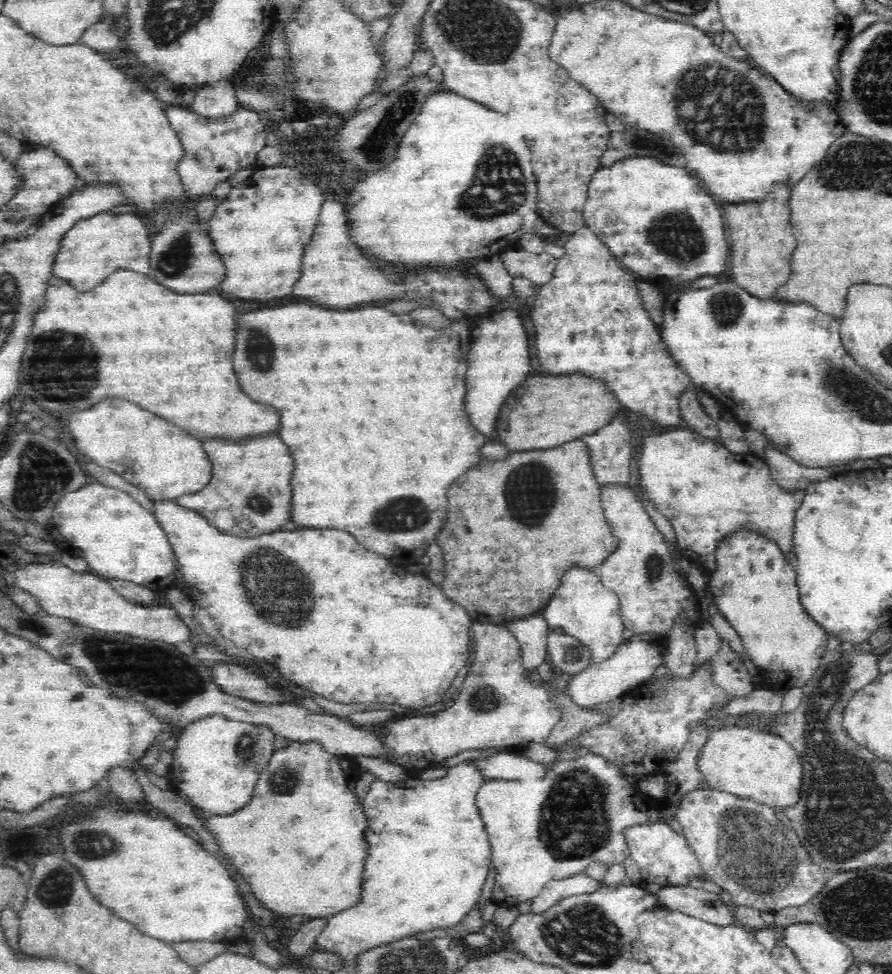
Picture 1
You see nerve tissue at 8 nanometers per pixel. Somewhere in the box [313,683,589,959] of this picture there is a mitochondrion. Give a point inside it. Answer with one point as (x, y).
(484, 699)

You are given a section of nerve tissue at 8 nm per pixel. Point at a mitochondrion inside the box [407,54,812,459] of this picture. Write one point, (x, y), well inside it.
(724, 111)

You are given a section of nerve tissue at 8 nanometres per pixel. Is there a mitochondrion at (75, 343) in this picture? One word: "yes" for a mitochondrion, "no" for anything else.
yes

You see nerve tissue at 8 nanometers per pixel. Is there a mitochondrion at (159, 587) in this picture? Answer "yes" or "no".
no

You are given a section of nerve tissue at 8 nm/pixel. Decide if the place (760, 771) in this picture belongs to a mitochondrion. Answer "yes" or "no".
no

